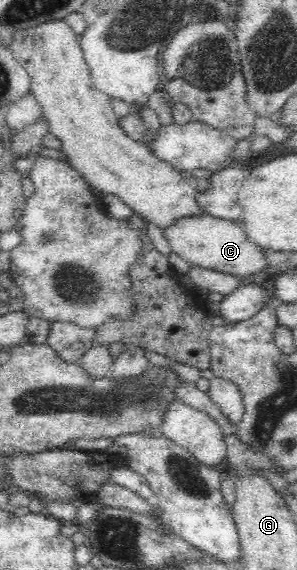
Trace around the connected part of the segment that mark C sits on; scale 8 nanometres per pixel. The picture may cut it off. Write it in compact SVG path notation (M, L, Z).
M207 214L180 217L171 225L161 228L162 236L169 244L170 253L179 255L181 259L190 263L191 266L199 266L205 269L213 269L221 273L231 274L237 277L251 275L263 271L266 266L265 256L261 246L253 243L244 231L243 221L229 221Z

